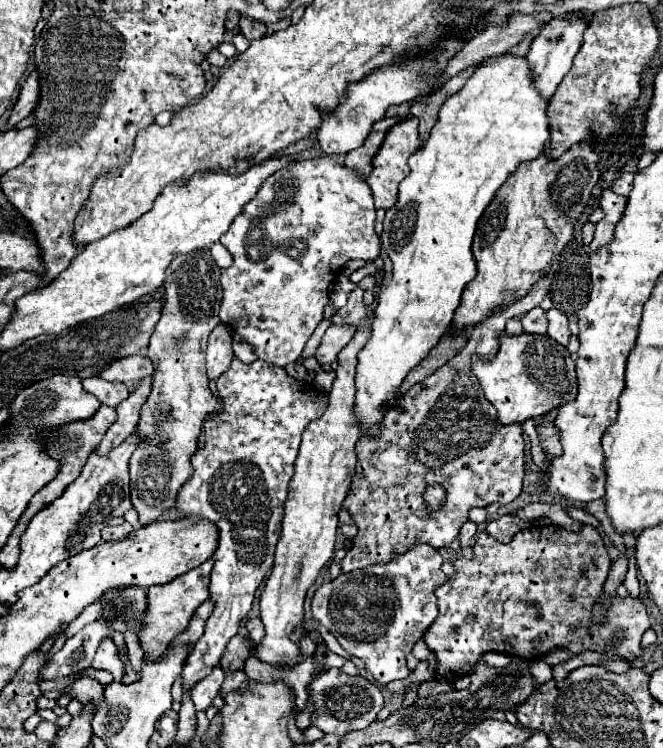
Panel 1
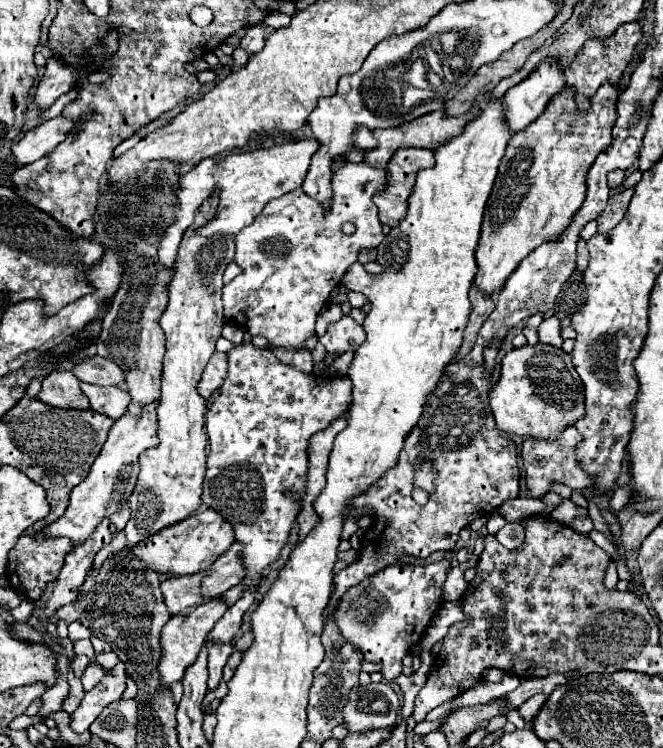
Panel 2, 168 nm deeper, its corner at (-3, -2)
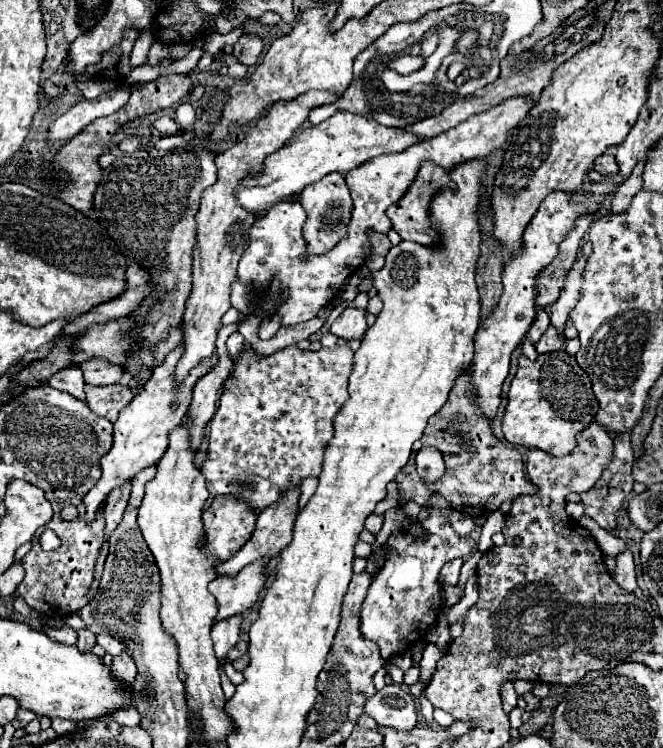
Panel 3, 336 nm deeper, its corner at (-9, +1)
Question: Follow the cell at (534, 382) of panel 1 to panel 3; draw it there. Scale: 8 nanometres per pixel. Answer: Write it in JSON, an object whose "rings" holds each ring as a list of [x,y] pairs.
{"rings":[[[564,350],[538,356],[536,362],[520,356],[518,372],[508,392],[508,406],[502,418],[504,438],[514,446],[538,448],[550,456],[566,456],[576,446],[576,436],[594,422],[598,400],[588,374]]]}

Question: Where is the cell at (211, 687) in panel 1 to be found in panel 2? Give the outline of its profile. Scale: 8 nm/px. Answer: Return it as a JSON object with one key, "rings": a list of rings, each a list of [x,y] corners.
{"rings":[[[216,643],[214,647],[210,647],[210,655],[208,655],[208,689],[214,691],[218,687],[218,683],[222,681],[222,667],[226,665],[228,657],[234,653],[234,645],[224,645],[224,643]]]}

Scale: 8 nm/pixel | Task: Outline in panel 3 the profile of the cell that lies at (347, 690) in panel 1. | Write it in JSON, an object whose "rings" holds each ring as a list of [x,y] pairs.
{"rings":[[[398,684],[384,686],[380,692],[376,692],[364,710],[380,726],[390,726],[394,730],[412,730],[418,722],[414,696],[402,690]]]}

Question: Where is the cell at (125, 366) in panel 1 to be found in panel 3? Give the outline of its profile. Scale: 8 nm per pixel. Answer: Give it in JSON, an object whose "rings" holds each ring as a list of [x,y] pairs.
{"rings":[[[90,360],[80,364],[80,370],[84,372],[84,382],[90,386],[110,386],[116,384],[122,378],[122,368],[116,364],[110,364],[108,360]]]}

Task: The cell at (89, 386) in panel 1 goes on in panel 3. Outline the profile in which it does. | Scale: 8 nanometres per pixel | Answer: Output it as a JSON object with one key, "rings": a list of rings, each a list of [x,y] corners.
{"rings":[[[86,384],[84,392],[86,392],[88,408],[98,416],[108,418],[110,422],[116,422],[120,410],[134,398],[132,390],[122,384],[114,384],[114,386],[88,386]]]}

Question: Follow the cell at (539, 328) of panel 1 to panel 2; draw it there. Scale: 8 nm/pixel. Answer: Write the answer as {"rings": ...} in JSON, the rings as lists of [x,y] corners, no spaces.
{"rings":[[[538,313],[538,315],[532,315],[528,319],[528,323],[524,325],[524,335],[526,335],[526,339],[528,339],[530,345],[536,345],[538,343],[538,325],[542,323],[542,319],[544,317]]]}

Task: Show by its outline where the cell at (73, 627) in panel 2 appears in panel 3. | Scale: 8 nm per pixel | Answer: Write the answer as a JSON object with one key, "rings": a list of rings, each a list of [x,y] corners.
{"rings":[[[80,630],[78,632],[78,642],[76,642],[78,650],[90,652],[94,648],[94,644],[96,644],[96,638],[94,638],[94,634],[90,630]]]}

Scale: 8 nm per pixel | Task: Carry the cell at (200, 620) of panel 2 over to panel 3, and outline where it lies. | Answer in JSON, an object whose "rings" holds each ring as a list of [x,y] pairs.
{"rings":[[[254,560],[236,576],[218,576],[210,582],[210,594],[218,604],[216,622],[242,614],[256,604],[260,590],[266,586],[266,568],[268,560]]]}

